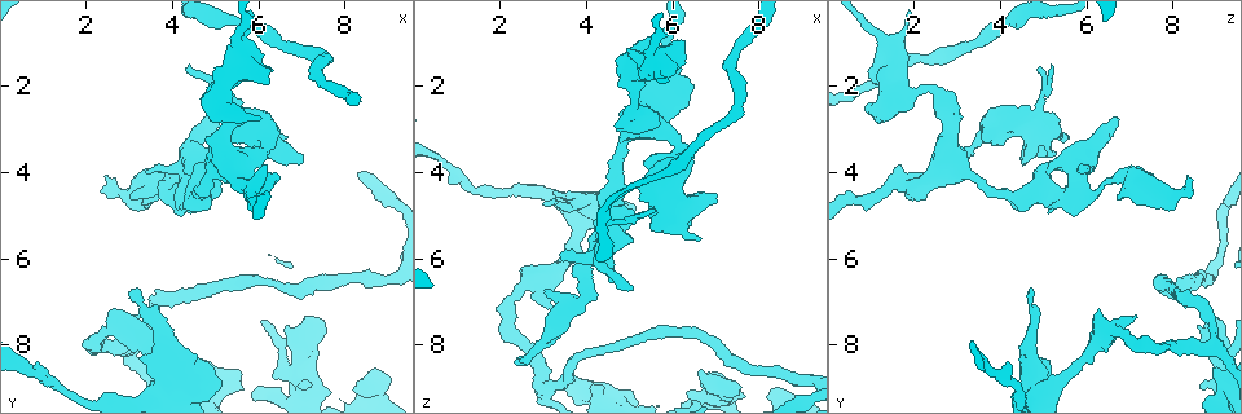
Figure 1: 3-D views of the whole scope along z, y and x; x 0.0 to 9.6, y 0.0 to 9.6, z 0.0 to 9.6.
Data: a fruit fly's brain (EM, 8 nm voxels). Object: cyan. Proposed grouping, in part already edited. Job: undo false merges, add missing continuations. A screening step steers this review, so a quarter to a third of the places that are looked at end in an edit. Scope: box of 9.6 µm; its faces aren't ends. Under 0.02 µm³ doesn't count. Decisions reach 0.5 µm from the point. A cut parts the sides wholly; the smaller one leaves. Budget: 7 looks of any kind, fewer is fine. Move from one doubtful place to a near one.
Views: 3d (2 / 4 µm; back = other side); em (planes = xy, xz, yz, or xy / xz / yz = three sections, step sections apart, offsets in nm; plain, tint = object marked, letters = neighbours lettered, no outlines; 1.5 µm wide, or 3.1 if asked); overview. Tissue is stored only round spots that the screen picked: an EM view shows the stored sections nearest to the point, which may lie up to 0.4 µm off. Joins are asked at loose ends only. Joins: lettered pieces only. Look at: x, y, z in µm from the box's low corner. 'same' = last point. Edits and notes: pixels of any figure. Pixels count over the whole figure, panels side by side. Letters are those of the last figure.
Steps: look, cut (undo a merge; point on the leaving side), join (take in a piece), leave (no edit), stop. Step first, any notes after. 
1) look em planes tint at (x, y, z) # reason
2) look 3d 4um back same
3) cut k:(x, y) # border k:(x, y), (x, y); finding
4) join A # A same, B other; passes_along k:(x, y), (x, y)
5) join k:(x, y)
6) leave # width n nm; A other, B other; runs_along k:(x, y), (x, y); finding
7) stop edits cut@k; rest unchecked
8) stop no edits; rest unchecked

look 3d 2um at (6.30, 8.75, 9.05) # stops while still wide

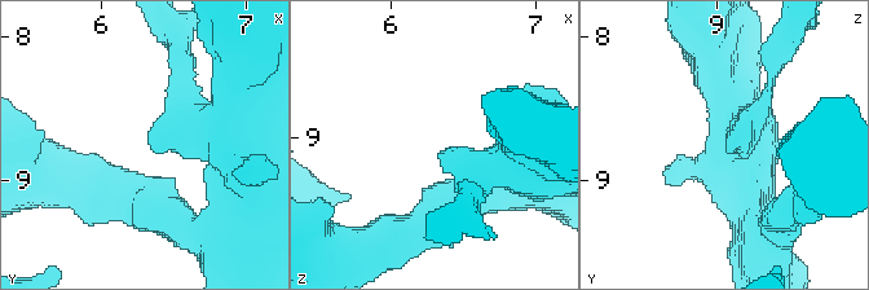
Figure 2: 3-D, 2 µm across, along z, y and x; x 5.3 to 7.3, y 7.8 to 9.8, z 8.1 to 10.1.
look em planes letters at (6.36, 8.82, 9.08)

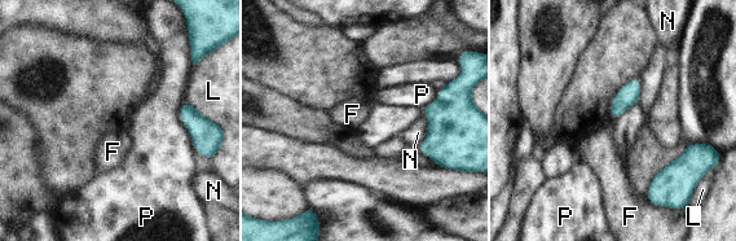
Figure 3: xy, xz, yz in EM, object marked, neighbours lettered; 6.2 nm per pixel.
leave # F other, L other, N other, P other; border 3:(646, 196), (651, 201); no lettered piece goes on from it

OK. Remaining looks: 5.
look em planes tint at (3.85, 4.30, 6.40) # thin neck

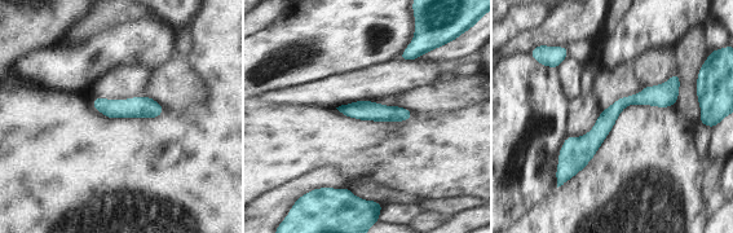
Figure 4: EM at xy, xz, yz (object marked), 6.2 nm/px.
look em planes letters same

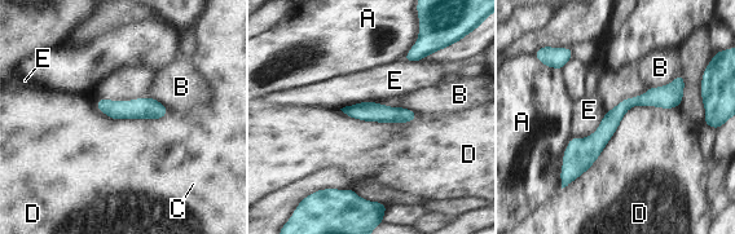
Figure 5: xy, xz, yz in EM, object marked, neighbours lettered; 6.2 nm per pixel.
leave # A other, B other, C other, D other, E other; runs_along 5:(680, 79), (628, 102), (571, 176); one cell here

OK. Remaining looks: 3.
look 3d 2um at (3.15, 6.75, 4.75) # branch stops here

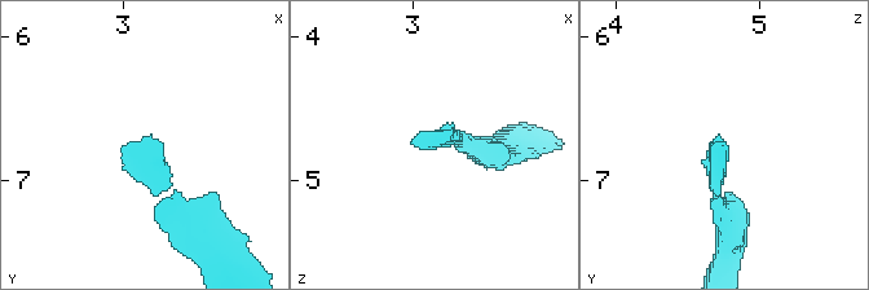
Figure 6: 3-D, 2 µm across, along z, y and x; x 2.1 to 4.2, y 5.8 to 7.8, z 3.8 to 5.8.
look em planes tint at (3.20, 6.70, 4.68)

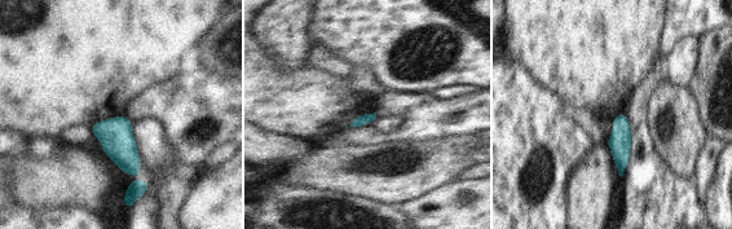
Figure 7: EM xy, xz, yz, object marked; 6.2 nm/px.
look em planes letters same # see the neighbours

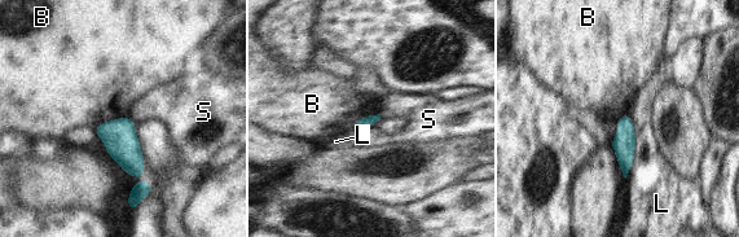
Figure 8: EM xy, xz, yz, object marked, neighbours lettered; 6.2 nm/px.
leave # B other, L other, S other; border 8:(113, 118), (101, 122), (95, 128); none of them fits

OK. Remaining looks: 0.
stop no edits; rest unchecked

